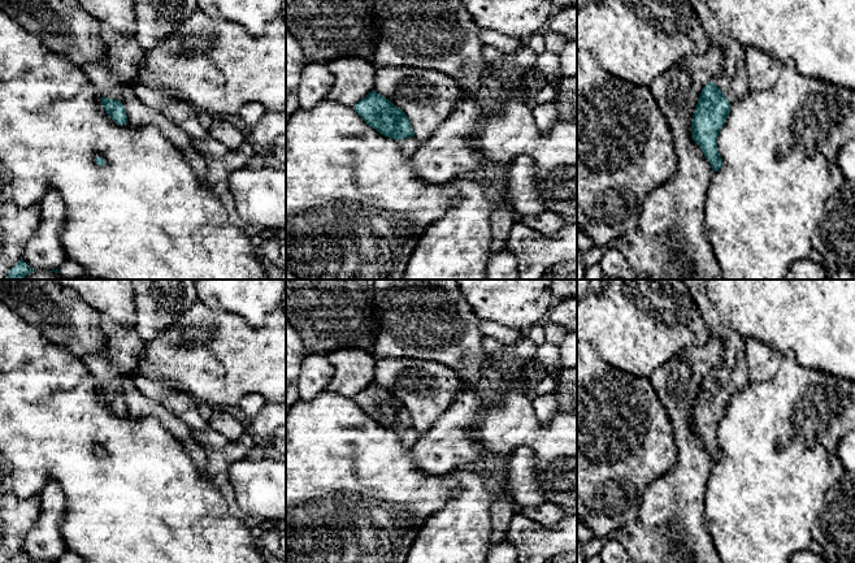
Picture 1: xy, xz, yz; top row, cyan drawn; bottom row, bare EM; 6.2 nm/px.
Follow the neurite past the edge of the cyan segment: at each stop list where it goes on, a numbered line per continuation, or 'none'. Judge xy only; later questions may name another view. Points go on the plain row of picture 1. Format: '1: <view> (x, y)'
1: xy (124, 349)

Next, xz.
1: xz (409, 437)

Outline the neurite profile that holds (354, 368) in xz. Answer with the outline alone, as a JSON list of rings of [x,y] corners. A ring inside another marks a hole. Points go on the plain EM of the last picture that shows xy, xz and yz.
[[[340,348],[329,352],[326,356],[335,369],[326,391],[353,399],[356,394],[374,381],[377,359],[369,351]]]

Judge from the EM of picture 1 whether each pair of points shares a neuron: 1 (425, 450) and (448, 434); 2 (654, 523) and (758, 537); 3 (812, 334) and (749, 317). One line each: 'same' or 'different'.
1: same
2: different
3: same

